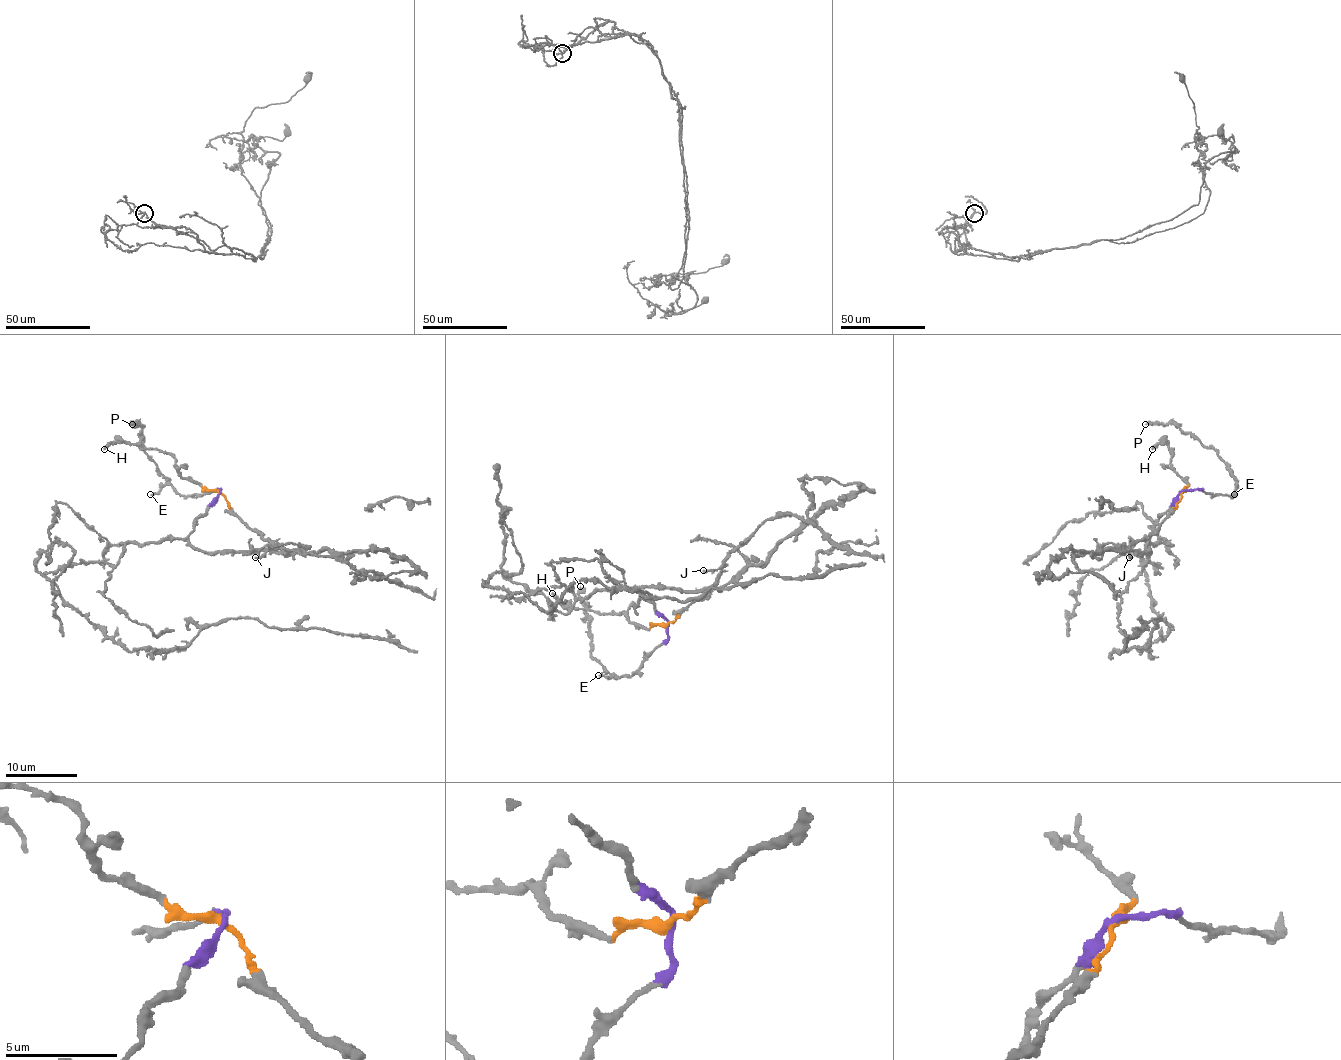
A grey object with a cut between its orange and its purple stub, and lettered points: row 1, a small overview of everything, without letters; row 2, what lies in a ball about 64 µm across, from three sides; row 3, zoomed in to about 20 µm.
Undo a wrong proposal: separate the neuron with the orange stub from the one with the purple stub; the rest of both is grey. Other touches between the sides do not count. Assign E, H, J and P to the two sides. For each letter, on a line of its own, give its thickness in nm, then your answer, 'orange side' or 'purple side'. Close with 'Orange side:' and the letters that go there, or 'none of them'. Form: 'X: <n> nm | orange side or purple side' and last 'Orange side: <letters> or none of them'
E: 240 nm | purple side
H: 340 nm | orange side
J: 240 nm | orange side
P: 360 nm | purple side
Orange side: H, J

